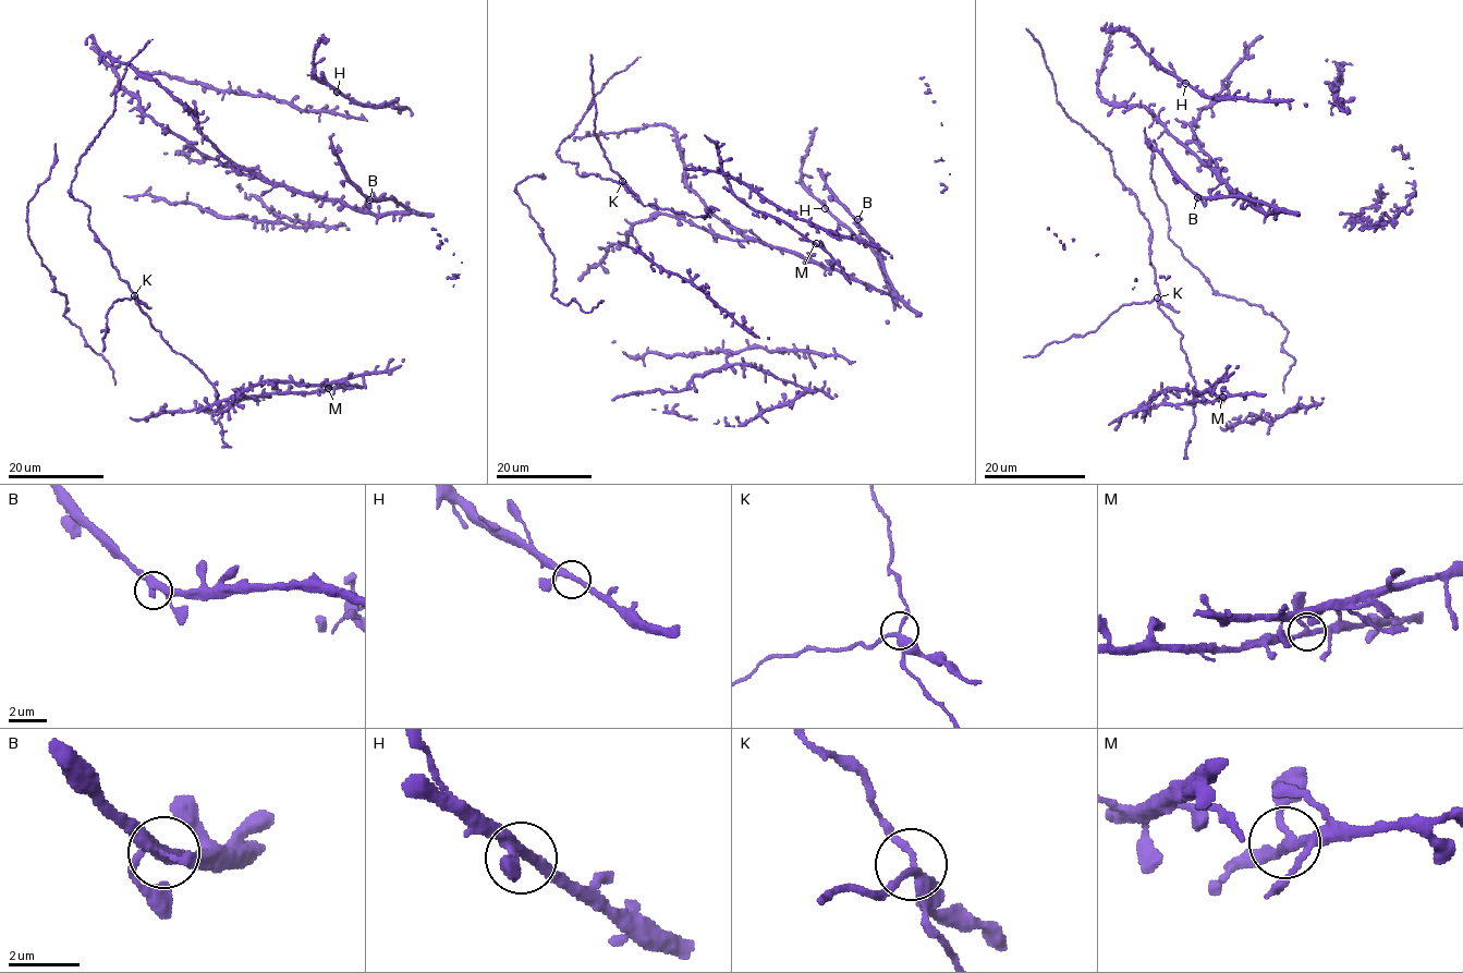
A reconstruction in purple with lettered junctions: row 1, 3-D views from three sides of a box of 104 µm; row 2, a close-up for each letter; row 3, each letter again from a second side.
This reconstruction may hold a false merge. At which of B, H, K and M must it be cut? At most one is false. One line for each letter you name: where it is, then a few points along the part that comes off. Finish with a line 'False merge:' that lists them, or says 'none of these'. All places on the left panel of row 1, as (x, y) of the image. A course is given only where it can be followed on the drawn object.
K: at (134, 295); foreign part runs (134, 295), (114, 301), (106, 314), (107, 331), (102, 338), (102, 351)
False merge: K

